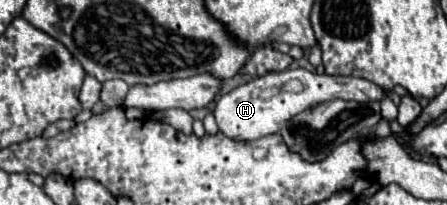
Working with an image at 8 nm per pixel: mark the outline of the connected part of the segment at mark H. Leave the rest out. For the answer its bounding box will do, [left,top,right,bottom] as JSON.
[215,68,385,140]

